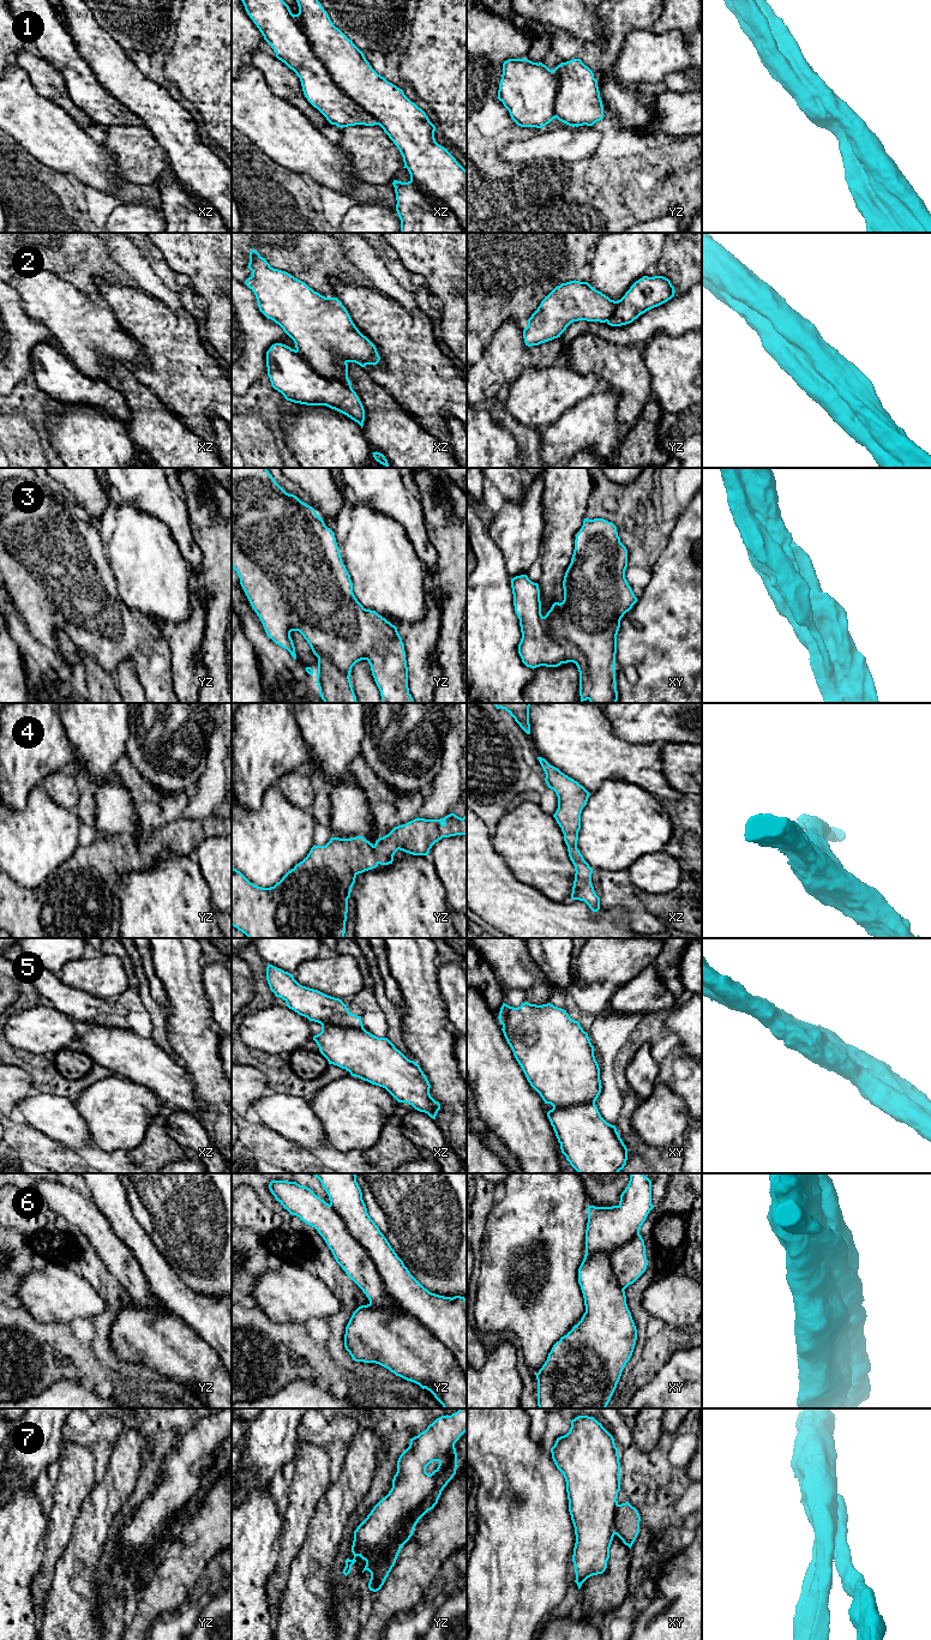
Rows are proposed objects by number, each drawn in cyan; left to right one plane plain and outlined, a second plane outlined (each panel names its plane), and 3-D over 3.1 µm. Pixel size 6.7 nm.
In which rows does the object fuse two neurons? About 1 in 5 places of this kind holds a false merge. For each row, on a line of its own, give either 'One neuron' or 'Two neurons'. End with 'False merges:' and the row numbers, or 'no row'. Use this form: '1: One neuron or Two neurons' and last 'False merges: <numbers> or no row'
1: One neuron
2: One neuron
3: One neuron
4: One neuron
5: One neuron
6: Two neurons
7: One neuron
False merges: 6

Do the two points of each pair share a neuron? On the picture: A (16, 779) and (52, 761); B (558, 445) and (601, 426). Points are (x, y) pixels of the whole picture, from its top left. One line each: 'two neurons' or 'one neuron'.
A: one neuron
B: one neuron

